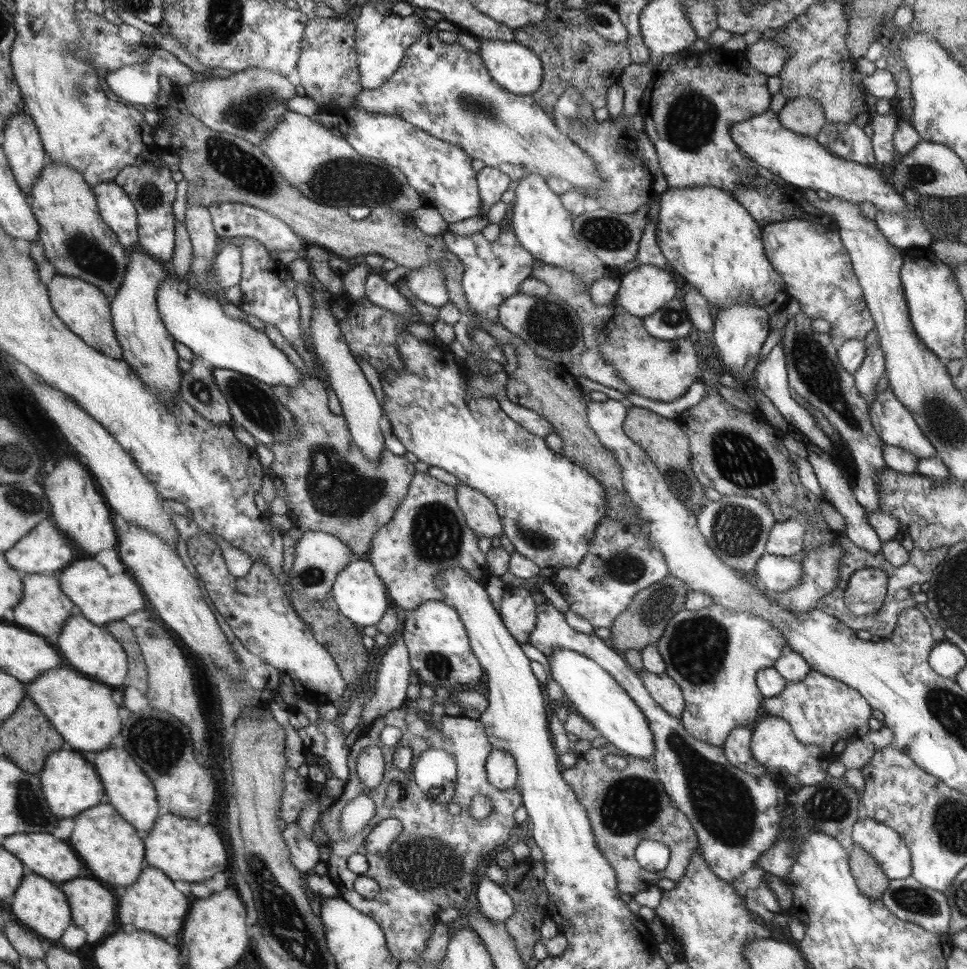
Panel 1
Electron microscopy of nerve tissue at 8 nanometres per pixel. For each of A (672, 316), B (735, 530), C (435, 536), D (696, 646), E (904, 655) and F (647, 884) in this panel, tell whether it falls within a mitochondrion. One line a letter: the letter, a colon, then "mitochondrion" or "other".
A: mitochondrion
B: mitochondrion
C: mitochondrion
D: mitochondrion
E: other
F: other

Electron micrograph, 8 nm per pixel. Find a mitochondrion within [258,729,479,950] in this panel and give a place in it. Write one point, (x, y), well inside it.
(426, 866)

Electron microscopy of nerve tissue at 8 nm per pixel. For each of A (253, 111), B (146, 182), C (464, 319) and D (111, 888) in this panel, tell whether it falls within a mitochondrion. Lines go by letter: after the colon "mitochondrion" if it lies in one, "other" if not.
A: mitochondrion
B: mitochondrion
C: other
D: other

